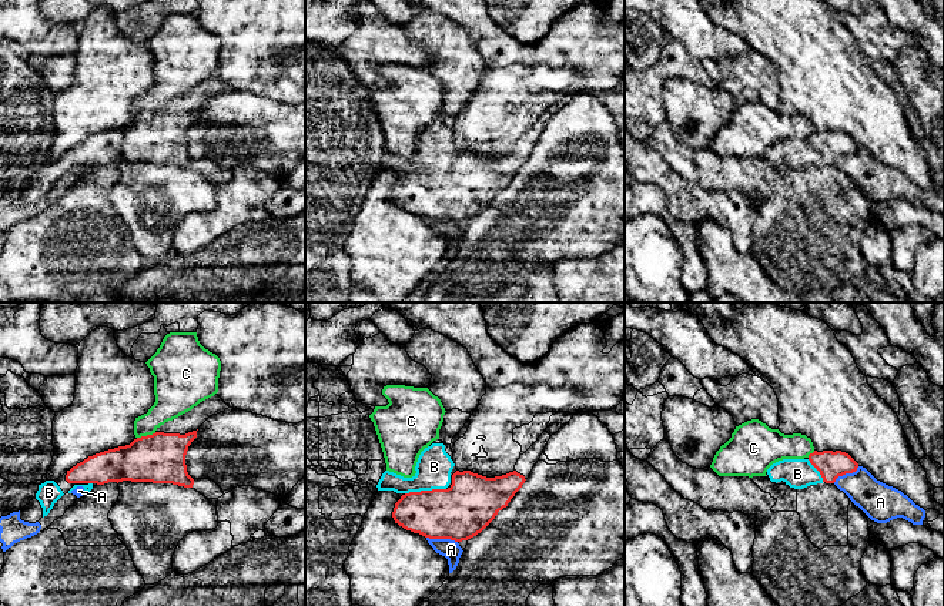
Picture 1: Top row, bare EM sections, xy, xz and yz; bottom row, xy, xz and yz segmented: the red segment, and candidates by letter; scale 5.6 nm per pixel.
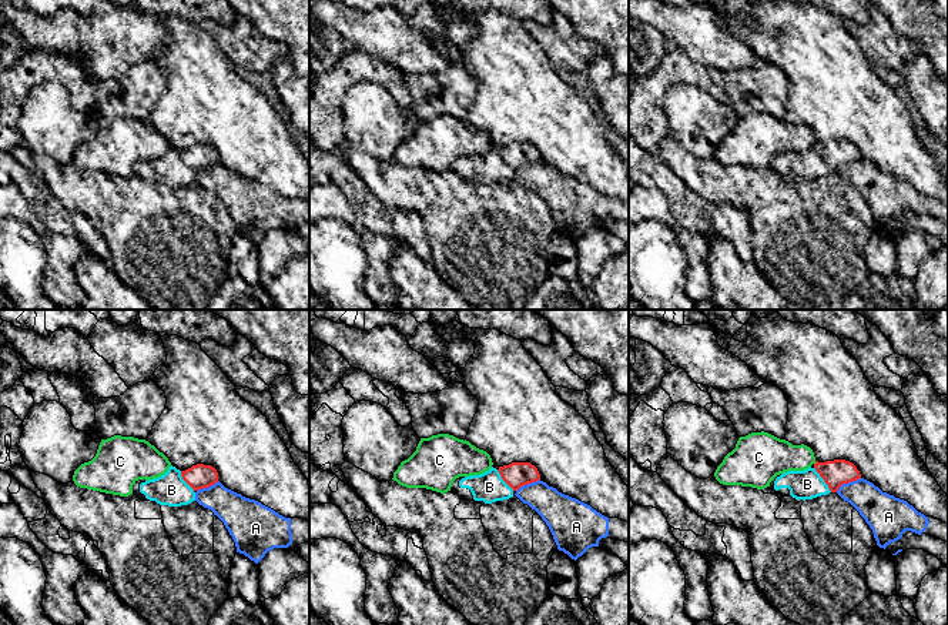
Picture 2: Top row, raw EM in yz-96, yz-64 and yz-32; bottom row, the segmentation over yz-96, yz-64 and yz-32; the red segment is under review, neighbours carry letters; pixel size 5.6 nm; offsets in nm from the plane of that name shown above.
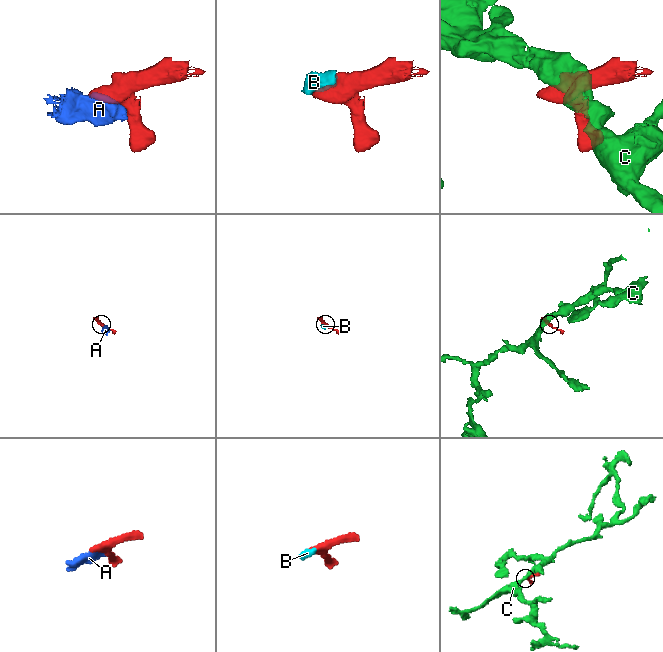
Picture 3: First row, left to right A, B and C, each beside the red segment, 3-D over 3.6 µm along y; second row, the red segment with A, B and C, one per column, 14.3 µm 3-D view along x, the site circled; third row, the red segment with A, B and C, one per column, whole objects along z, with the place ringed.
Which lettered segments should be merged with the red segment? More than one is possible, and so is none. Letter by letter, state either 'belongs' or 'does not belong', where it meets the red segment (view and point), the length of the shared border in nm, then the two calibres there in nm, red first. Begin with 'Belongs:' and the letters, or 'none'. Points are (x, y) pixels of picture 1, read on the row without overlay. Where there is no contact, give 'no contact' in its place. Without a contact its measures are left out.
Belongs: B
A: does not belong | xz (442, 218) | 180 nm | 300/110 nm
B: belongs | xz (425, 171) | 240 nm | 300/200 nm
C: does not belong | xy (147, 116) | 120 nm | 280/190 nm

